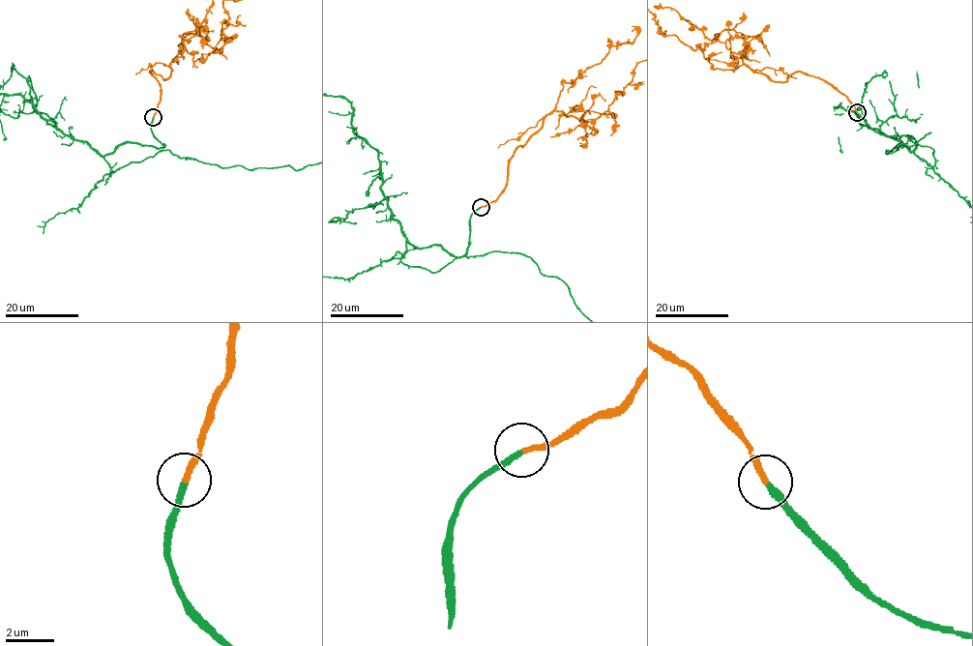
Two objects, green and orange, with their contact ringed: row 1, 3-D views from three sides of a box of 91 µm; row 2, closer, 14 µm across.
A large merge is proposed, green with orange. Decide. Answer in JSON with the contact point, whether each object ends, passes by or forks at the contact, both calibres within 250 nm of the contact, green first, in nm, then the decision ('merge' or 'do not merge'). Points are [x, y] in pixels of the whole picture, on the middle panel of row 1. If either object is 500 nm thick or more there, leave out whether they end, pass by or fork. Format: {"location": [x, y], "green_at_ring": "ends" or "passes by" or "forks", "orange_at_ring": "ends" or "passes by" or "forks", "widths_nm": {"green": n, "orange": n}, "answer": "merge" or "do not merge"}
{"location": [481, 207], "green_at_ring": "ends", "orange_at_ring": "ends", "widths_nm": {"green": 260, "orange": 240}, "answer": "merge"}

